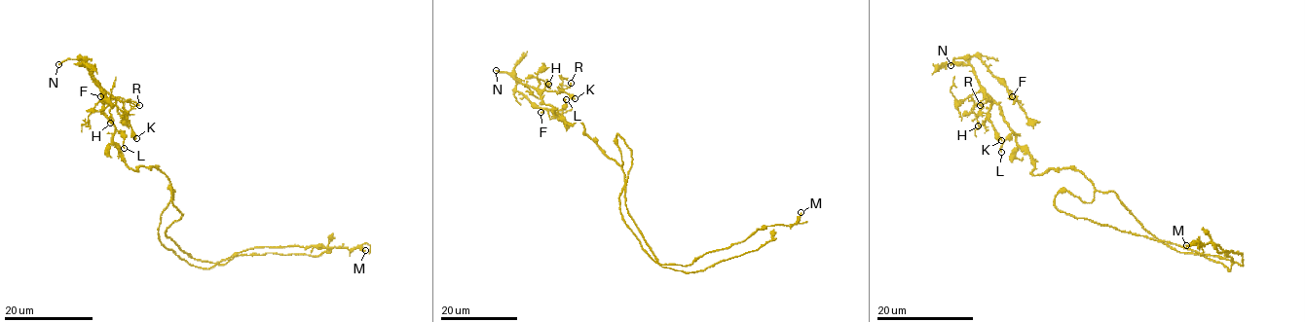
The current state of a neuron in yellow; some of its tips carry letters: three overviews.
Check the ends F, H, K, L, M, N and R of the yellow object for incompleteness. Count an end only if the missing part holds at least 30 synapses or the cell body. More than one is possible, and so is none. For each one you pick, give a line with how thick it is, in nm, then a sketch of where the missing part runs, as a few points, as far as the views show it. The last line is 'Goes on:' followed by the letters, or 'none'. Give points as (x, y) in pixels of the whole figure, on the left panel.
N: 180 nm thick; missing branch runs (58, 64), (49, 73), (52, 77), (45, 71), (71, 51), (94, 43), (142, 43), (164, 54), (177, 39)
Goes on: N

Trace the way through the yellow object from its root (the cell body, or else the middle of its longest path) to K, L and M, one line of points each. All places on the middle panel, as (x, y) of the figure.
K: (620, 153), (621, 166), (580, 123), (569, 124), (543, 103), (540, 94), (563, 90), (575, 98)
L: (620, 153), (621, 166), (586, 134), (578, 121), (571, 125), (556, 113), (563, 108), (566, 99)
M: (620, 153), (625, 185), (618, 198), (622, 220), (659, 264), (691, 264), (767, 226), (793, 226), (801, 212)

